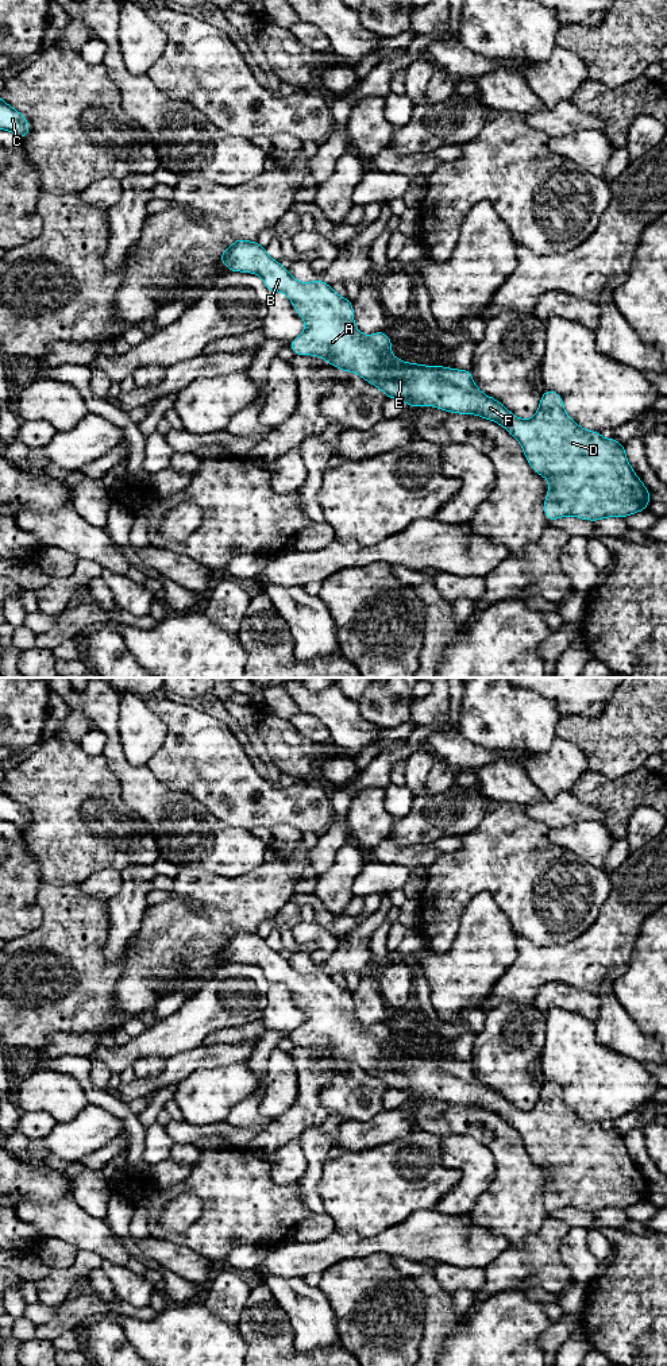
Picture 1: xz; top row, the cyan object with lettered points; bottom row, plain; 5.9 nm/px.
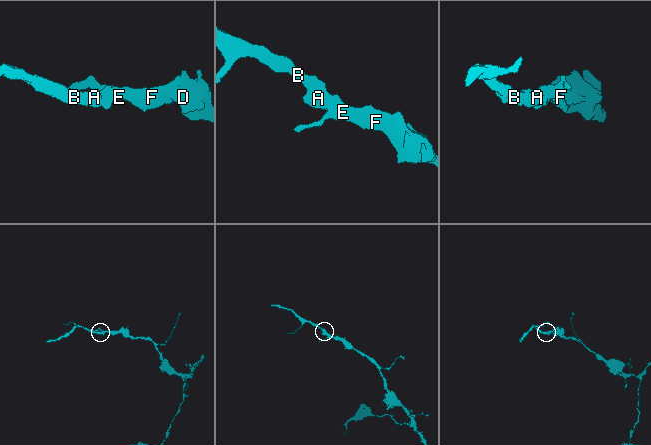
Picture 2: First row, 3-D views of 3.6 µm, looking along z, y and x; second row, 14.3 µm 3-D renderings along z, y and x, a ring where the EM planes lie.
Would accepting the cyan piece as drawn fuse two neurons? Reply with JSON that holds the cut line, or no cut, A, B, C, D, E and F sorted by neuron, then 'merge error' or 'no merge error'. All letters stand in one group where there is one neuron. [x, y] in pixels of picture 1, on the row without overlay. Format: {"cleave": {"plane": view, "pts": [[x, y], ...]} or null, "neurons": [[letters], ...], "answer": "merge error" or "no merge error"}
{"cleave": null, "neurons": [["A", "B", "C", "D", "E", "F"]], "answer": "no merge error"}

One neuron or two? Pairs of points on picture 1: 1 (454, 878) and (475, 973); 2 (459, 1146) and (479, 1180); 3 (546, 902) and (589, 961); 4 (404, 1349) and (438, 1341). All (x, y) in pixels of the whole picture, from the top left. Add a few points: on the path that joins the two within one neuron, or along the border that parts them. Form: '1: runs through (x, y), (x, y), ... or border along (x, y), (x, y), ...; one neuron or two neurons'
1: border along (482, 891), (467, 905), (451, 945); two neurons
2: runs through (466, 1154), (477, 1165), (477, 1172); one neuron
3: border along (597, 918), (585, 932), (570, 941), (542, 946); two neurons
4: border along (424, 1314), (424, 1336), (419, 1351); two neurons

